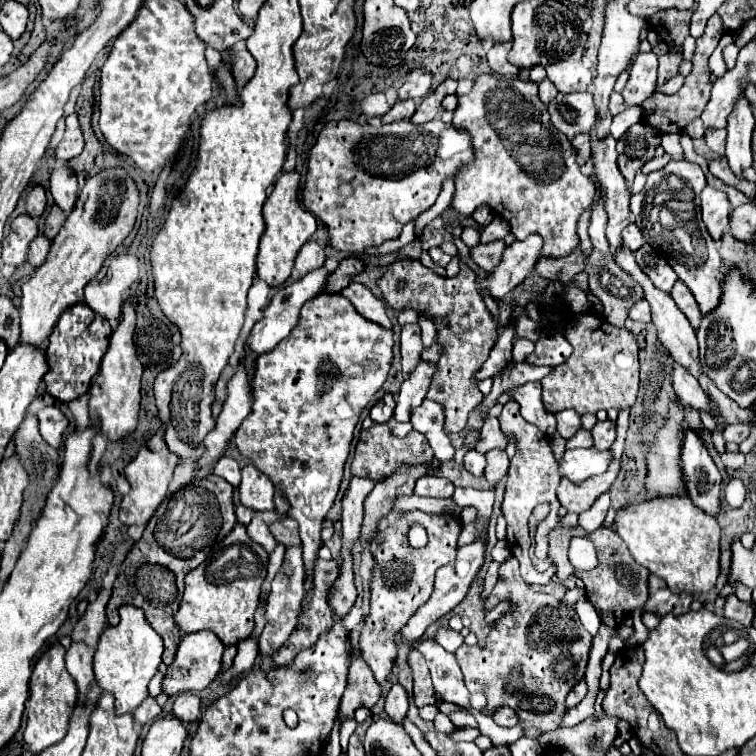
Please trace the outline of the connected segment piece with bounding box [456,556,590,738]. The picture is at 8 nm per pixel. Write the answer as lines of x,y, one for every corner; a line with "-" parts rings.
508,556
504,564
500,564
500,580
494,588
494,592
488,596
484,602
484,610
492,610
498,602
510,600
514,608
500,616
486,636
484,646
467,646
463,644
456,650
456,660
464,672
466,688
470,692
484,692
488,698
488,708
482,710
484,714
492,714
498,706
510,706
522,724
522,732
526,738
538,738
542,732
556,730
562,716
564,716
564,700
574,688
584,678
586,662
588,662
588,652
590,652
590,634
578,624
578,618
574,620
574,610
564,608
564,604
550,596
550,594
540,594
534,592
520,576
518,572
518,560
514,556

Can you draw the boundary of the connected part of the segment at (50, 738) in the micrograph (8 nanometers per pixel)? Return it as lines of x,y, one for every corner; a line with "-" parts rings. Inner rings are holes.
54,642
34,664
32,678
30,678
30,698
26,702
26,716
28,724
24,730
24,740
32,754
42,752
44,748
56,744
66,736
70,712
74,710
76,698
78,698
78,686
74,684
74,678
68,674
64,664
64,652
66,648
60,642

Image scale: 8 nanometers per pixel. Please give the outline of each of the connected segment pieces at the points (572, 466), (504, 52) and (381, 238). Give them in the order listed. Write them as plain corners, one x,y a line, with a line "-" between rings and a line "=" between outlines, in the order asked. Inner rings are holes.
576,448
566,450
562,460
558,460
558,474
574,484
584,482
594,474
604,474
610,464
610,452
600,452
596,448
=
510,42
506,44
494,44
492,50
488,52
488,66
492,68
492,72
500,74
500,76
518,76
518,68
514,68
508,62
508,52
510,52
=
440,118
426,124
394,122
378,128
352,120
330,122
322,128
314,148
310,150
302,204
326,224
332,248
348,254
360,254
364,248
380,246
386,240
398,238
408,220
418,218
436,202
444,178
456,176
458,168
474,158
472,152
470,134
454,128
452,124
444,124

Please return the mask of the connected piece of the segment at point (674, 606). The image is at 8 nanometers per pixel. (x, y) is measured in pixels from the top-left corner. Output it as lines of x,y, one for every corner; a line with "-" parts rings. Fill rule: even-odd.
658,576
648,578
648,600
642,606
642,612
652,612
662,618
672,610
676,610
676,614
686,614
690,610
690,604
690,594
674,594

